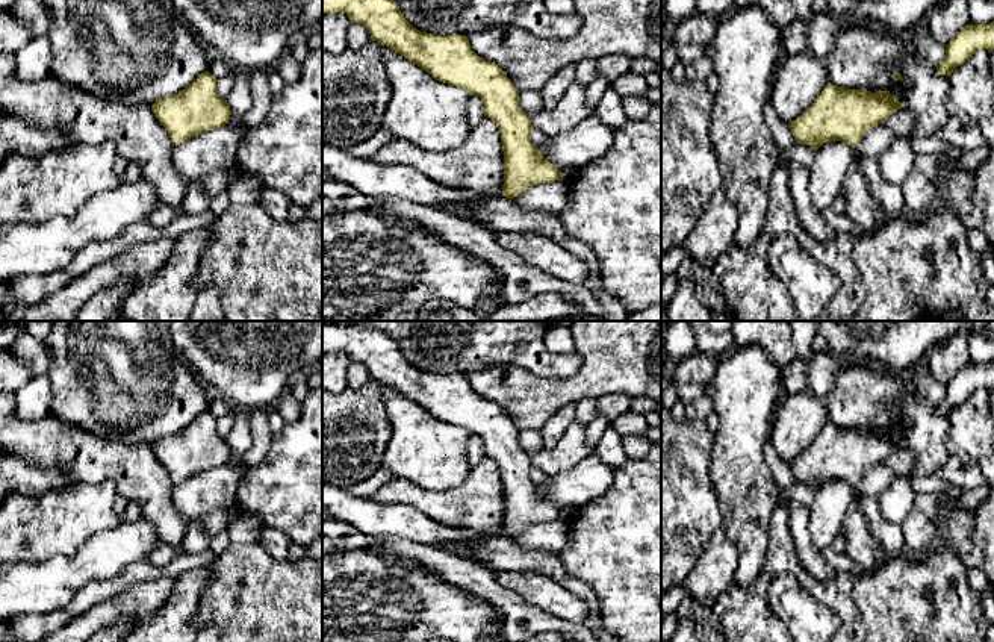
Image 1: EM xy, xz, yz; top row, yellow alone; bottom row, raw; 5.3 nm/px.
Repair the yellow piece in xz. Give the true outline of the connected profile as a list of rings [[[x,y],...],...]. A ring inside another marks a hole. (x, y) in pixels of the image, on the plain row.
[[[322,324],[322,353],[343,351],[351,362],[363,363],[372,380],[390,386],[416,403],[436,419],[458,425],[484,442],[484,456],[490,457],[501,472],[504,491],[502,536],[513,539],[528,525],[560,519],[561,510],[542,495],[531,480],[530,454],[519,445],[519,429],[495,401],[480,397],[464,374],[433,374],[413,366],[389,335],[351,326]]]

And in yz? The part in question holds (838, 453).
[[[828,422],[814,442],[788,463],[797,483],[817,489],[829,480],[847,482],[852,488],[874,465],[905,447],[890,430],[871,432]]]

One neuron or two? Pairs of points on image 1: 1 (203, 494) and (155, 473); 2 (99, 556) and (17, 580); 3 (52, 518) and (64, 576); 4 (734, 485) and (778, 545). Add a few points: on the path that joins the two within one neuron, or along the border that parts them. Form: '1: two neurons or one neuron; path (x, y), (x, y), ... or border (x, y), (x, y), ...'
1: two neurons; border (174, 485), (173, 504), (185, 520)
2: one neuron; path (79, 570), (58, 580), (37, 580)
3: two neurons; border (90, 536), (70, 556), (24, 562)
4: two neurons; border (779, 503), (769, 524), (769, 548), (761, 568)

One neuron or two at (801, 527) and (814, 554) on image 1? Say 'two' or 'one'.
one

